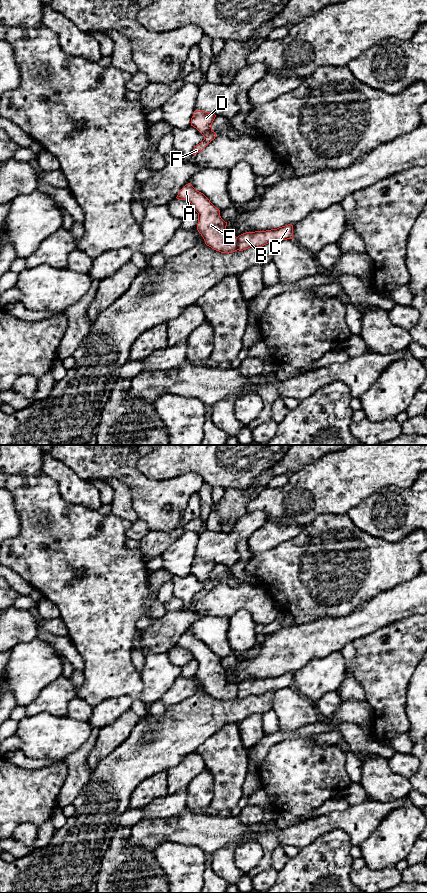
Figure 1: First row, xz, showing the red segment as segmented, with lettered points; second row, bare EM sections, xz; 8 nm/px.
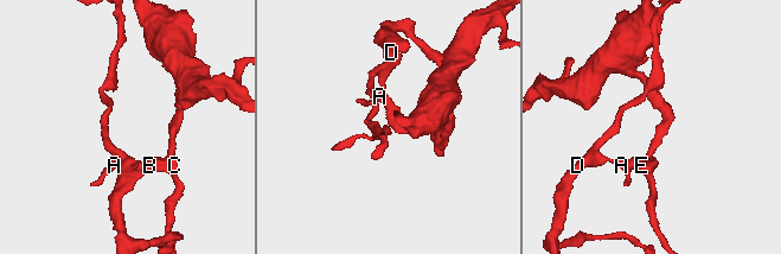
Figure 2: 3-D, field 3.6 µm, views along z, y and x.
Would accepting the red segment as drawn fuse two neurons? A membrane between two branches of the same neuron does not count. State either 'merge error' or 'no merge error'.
merge error

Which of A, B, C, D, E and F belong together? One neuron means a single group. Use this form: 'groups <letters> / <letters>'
groups A D E F / B C

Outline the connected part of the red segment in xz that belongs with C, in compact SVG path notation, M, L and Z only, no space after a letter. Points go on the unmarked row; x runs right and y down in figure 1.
M291 672L266 679L246 680L237 685L238 698L262 695L268 691L276 692L287 687L293 687L293 673Z

